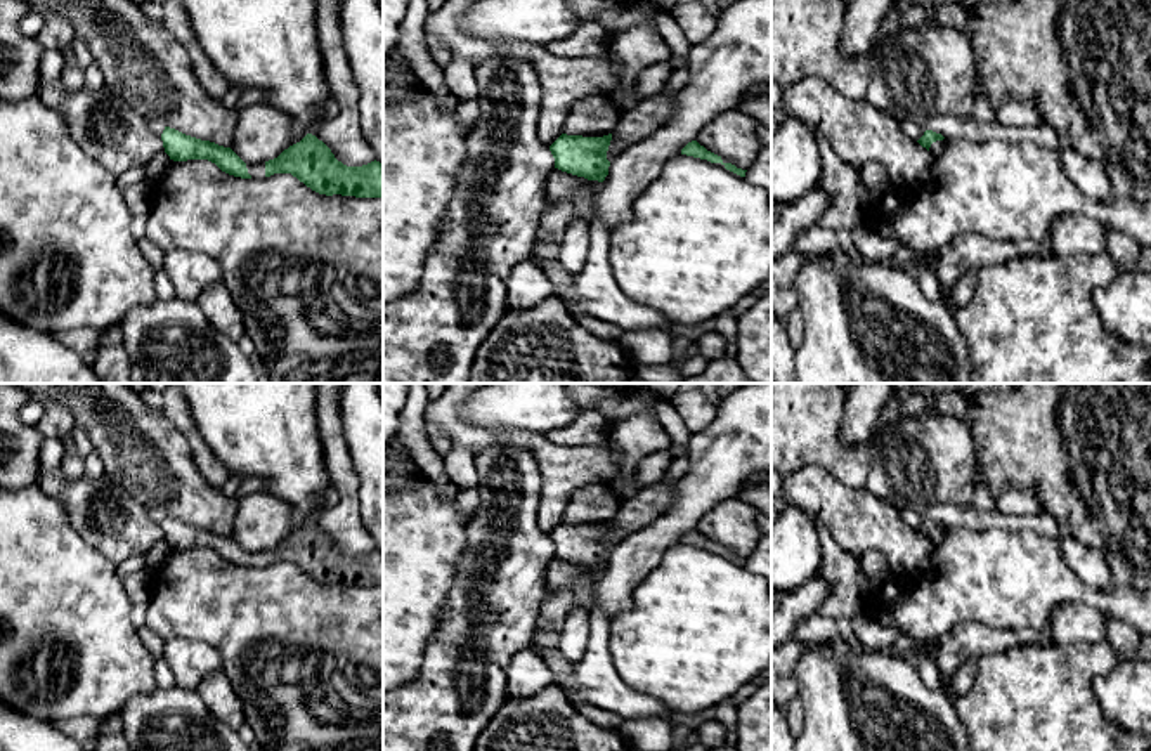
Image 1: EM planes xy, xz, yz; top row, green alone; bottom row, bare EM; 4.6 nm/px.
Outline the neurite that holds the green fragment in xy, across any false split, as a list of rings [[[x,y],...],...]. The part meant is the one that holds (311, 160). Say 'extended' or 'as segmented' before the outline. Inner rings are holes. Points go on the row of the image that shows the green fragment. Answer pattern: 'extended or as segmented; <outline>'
extended; [[[165,127],[161,140],[165,153],[173,161],[208,160],[222,172],[241,179],[291,173],[319,194],[383,198],[383,165],[380,161],[347,167],[312,134],[265,163],[244,163],[231,147],[185,135],[170,127]]]

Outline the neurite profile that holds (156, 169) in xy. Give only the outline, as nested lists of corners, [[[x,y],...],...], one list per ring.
[[[161,153],[154,156],[144,168],[146,168],[146,184],[151,187],[154,186],[161,177],[166,175],[170,156],[166,153]]]

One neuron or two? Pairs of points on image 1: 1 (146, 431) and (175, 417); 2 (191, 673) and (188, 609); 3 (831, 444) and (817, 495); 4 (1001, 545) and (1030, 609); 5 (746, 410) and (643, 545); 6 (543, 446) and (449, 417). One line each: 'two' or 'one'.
1: two
2: two
3: two
4: one
5: one
6: one

